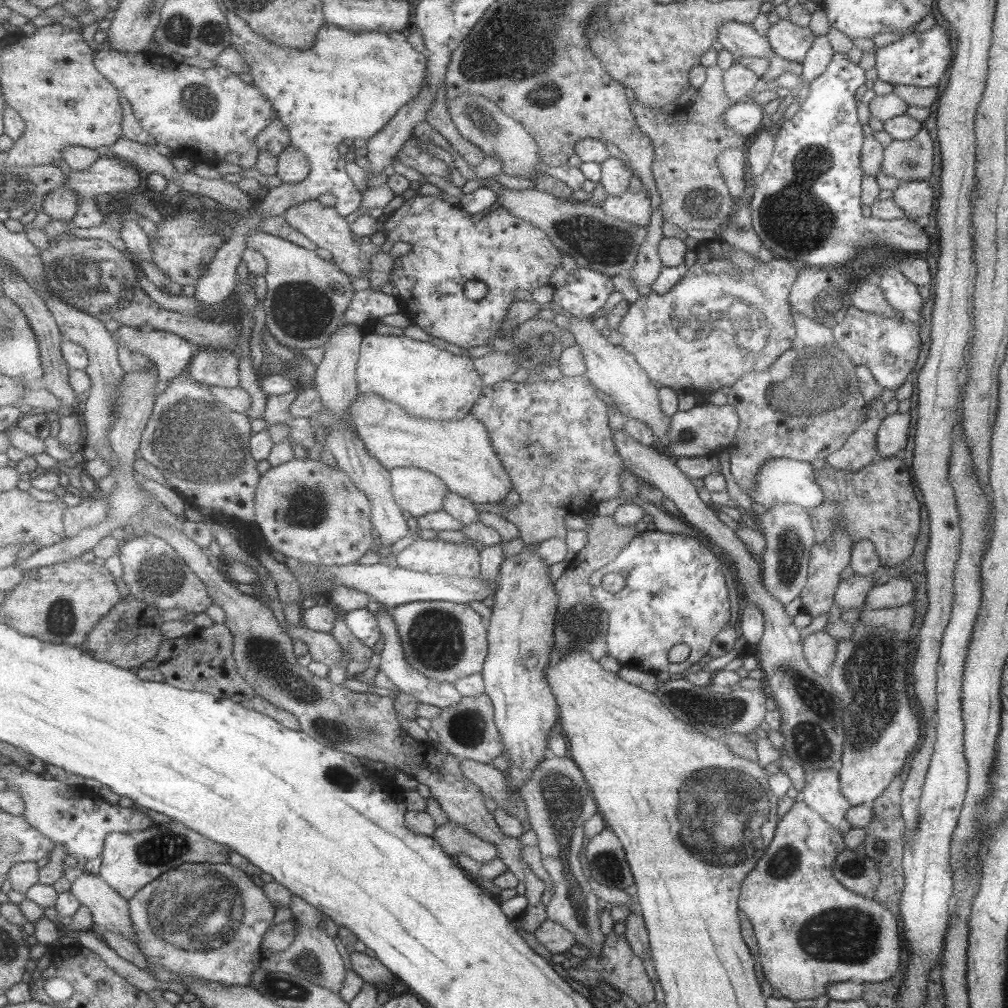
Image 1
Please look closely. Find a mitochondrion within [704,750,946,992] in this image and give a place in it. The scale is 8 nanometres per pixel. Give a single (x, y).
(850, 934)

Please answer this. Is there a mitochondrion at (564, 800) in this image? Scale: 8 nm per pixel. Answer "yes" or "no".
yes

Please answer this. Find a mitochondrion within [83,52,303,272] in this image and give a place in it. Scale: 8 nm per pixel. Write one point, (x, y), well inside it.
(199, 102)

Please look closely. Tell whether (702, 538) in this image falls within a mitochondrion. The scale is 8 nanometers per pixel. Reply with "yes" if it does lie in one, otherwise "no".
no

